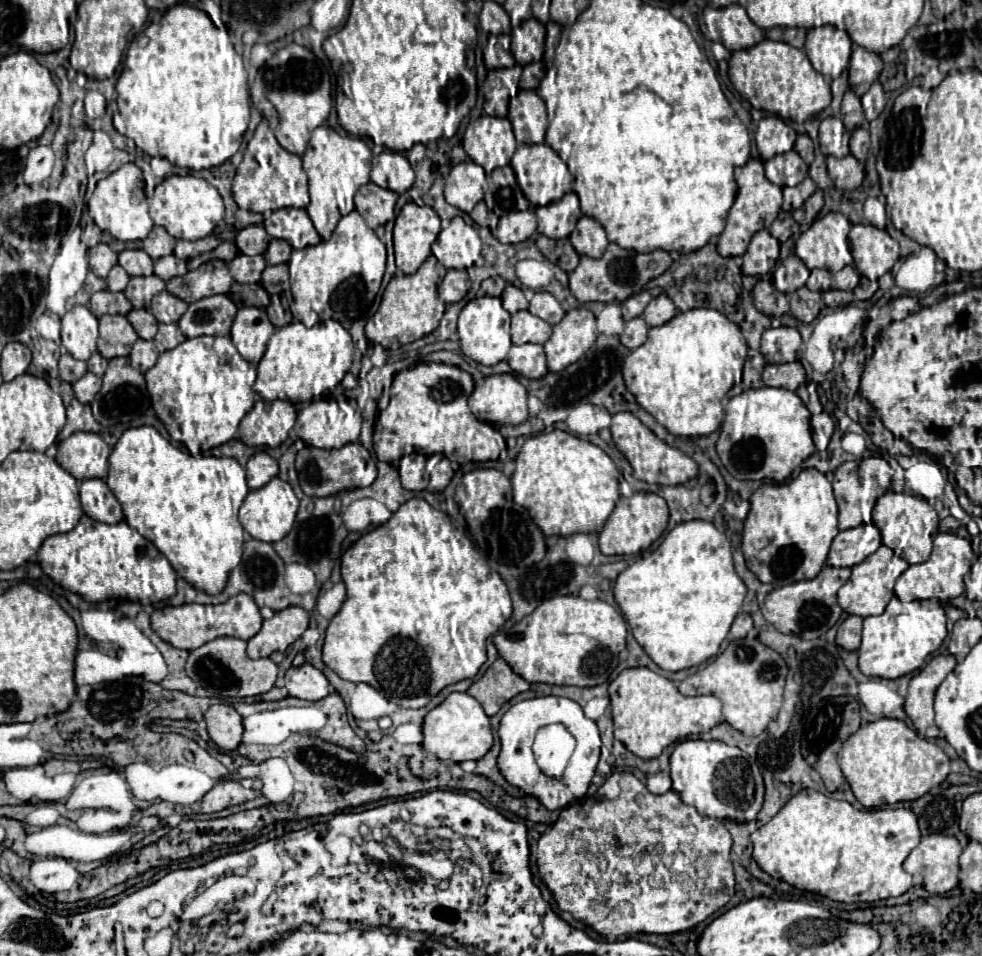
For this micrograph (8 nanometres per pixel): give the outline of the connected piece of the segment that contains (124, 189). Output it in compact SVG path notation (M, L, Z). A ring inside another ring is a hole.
M124 164L122 168L100 180L92 198L88 200L88 214L98 228L110 232L116 240L144 240L152 230L152 220L148 216L142 170L136 164Z

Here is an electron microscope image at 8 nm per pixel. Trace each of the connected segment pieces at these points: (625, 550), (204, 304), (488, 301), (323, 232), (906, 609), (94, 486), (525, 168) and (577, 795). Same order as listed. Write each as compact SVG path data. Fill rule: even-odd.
M636 492L630 498L620 498L616 502L614 512L608 516L604 528L600 530L600 552L606 556L612 554L636 554L644 548L648 548L654 540L660 538L660 534L664 532L668 524L668 506L664 502L664 498L660 498L658 494L650 494L650 492Z
M208 296L204 300L192 302L184 316L178 320L180 330L186 338L196 336L226 336L230 332L232 320L236 316L236 306L228 296Z
M474 298L470 300L460 316L458 316L458 336L460 336L460 346L462 352L472 358L474 362L480 362L484 366L498 364L506 360L510 352L510 314L502 308L500 298Z
M320 126L312 132L308 148L302 155L303 168L310 182L310 204L306 212L322 240L330 240L342 215L355 209L354 196L358 186L364 186L370 180L370 160L372 150L360 137L340 136L330 126Z
M893 597L884 614L868 616L864 620L862 644L858 648L858 666L866 676L880 676L896 680L900 676L916 672L924 660L940 648L946 638L946 614L938 600L914 600L900 602Z
M100 478L80 482L80 500L82 500L84 514L90 516L92 520L98 520L104 524L116 524L124 520L120 502L106 486L106 482Z
M520 144L512 156L510 166L516 174L518 186L522 188L530 206L534 206L534 208L560 200L560 196L564 196L564 192L568 192L568 188L572 184L572 174L564 166L564 160L548 144Z
M544 696L544 698L532 698L514 704L500 720L500 742L502 750L498 756L498 768L504 774L504 778L518 786L524 794L530 794L538 798L548 810L566 808L572 802L578 802L586 796L586 790L590 786L590 780L594 776L598 758L600 758L600 734L596 722L588 720L582 714L582 708L570 700L570 698L558 698L558 696ZM548 724L564 724L566 730L574 736L576 748L574 754L568 760L568 766L564 770L562 778L552 778L540 772L536 758L532 756L532 740L538 732L538 728Z

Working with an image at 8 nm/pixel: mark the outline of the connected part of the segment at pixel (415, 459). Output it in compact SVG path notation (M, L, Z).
M412 454L412 456L404 456L400 460L398 470L400 470L400 480L402 480L406 490L420 492L420 490L426 488L424 464L426 464L426 456L424 454Z

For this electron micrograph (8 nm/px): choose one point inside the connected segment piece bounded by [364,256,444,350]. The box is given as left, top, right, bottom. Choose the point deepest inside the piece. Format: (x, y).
(410, 309)

